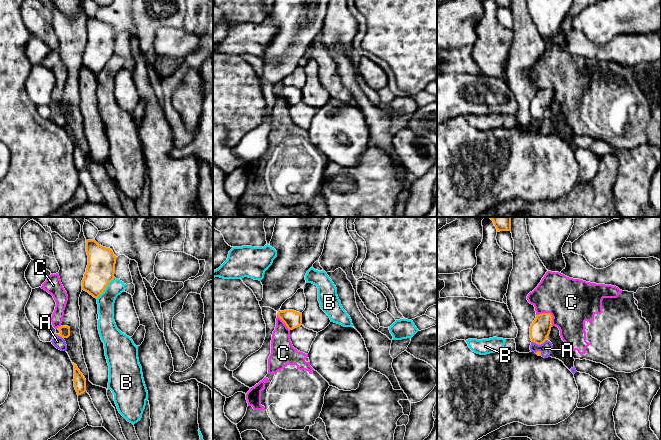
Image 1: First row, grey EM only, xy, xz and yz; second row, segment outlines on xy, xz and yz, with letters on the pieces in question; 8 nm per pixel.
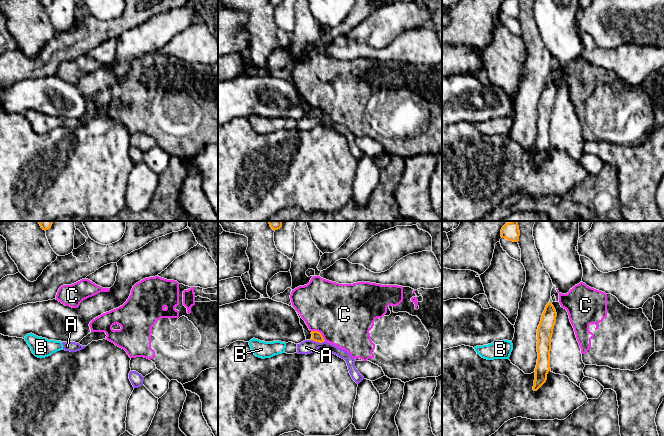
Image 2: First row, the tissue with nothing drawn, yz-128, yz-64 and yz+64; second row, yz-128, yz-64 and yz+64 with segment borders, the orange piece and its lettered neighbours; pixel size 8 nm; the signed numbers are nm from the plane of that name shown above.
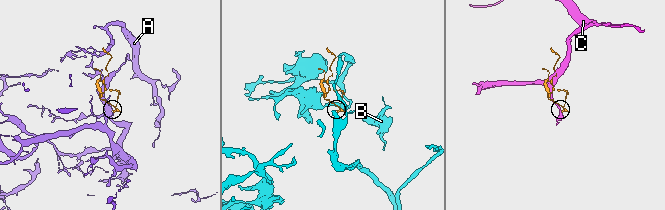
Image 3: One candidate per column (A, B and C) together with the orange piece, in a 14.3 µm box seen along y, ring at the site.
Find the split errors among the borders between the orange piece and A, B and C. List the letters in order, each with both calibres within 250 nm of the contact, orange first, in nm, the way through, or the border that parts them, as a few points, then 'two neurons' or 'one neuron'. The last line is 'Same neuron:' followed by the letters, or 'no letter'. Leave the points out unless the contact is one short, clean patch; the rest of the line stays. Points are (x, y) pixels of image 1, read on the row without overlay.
A: 160/90 nm | along yz (546, 115), (540, 120), (532, 118) | two neurons
B: 220/140 nm | along xy (114, 53), (96, 74) | two neurons
C: 160/380 nm | along yz (536, 90), (549, 89), (552, 93), (552, 102) | two neurons
Same neuron: no letter

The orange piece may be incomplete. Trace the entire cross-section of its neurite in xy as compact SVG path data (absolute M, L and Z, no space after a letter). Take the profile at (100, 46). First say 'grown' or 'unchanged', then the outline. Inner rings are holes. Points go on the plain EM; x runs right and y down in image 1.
unchanged; M86 16L86 28L88 31L88 41L82 56L82 66L97 75L114 55L117 33L110 24L99 21L95 16Z

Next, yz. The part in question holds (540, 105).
unchanged; M550 89L536 91L535 96L530 102L532 118L541 121L548 115L552 103L552 94Z

